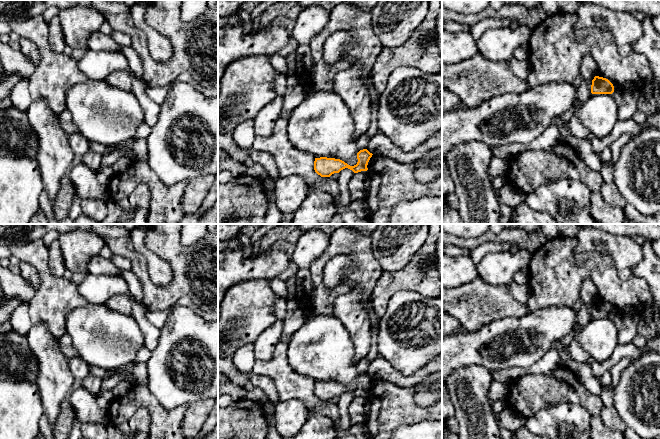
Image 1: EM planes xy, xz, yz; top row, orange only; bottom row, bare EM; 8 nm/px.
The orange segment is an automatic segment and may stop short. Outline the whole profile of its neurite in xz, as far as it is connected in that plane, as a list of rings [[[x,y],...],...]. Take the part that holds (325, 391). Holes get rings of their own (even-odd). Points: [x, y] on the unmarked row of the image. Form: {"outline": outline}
{"outline": [[[367,373],[360,374],[357,377],[358,386],[354,390],[350,390],[340,383],[327,381],[315,382],[314,394],[321,401],[330,401],[332,398],[339,397],[345,392],[352,394],[354,397],[367,395],[367,389],[372,379]]]}

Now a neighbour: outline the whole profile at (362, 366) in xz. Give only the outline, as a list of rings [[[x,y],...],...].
[[[365,357],[362,360],[358,361],[356,364],[357,372],[359,374],[366,373],[368,368],[370,367],[371,361]]]

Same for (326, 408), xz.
[[[321,401],[314,411],[315,413],[329,417],[333,421],[340,420],[338,405],[333,404],[330,401]]]

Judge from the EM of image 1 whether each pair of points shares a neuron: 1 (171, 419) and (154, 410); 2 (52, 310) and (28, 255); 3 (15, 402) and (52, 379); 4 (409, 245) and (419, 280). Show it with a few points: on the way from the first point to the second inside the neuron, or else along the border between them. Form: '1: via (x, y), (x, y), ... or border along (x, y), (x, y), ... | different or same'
1: via (167, 419), (163, 419), (158, 414) | same
2: via (52, 296), (52, 290), (42, 268) | same
3: border along (35, 384), (43, 411) | different
4: border along (426, 237), (412, 258), (394, 271) | different

